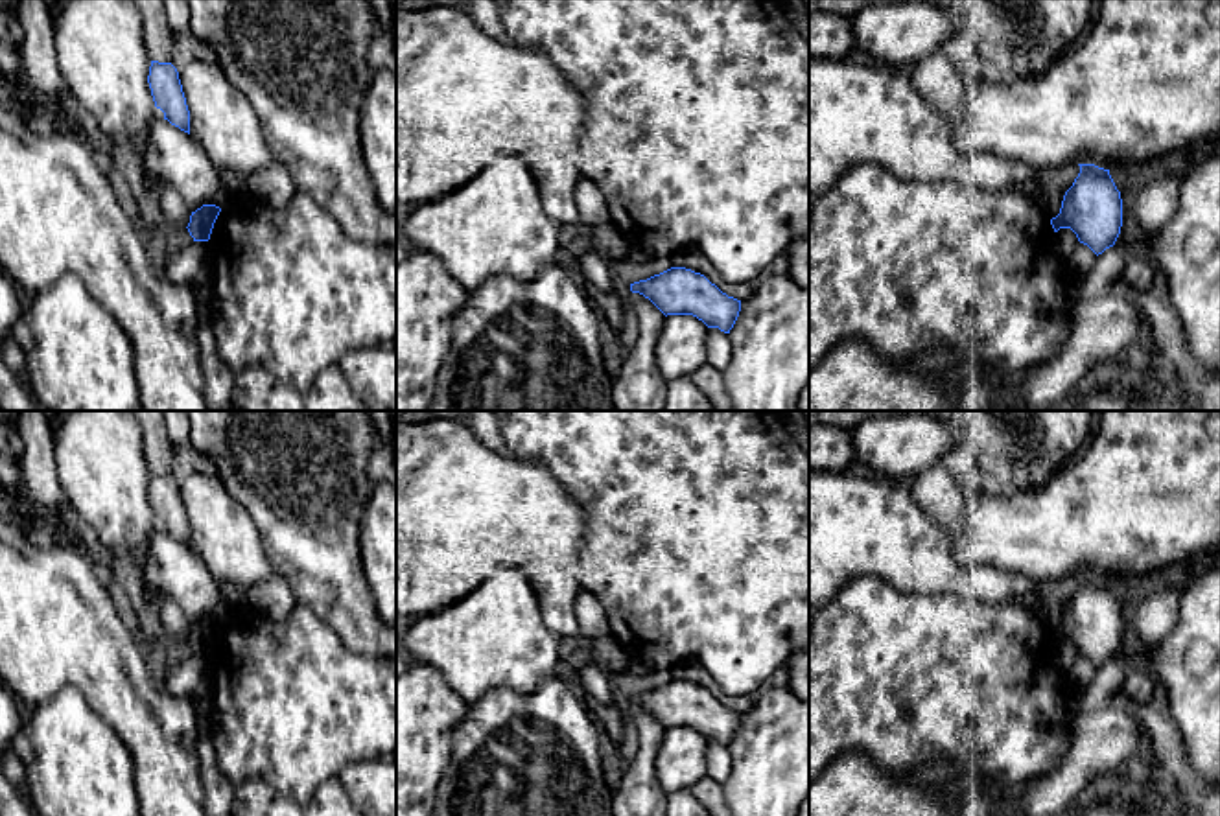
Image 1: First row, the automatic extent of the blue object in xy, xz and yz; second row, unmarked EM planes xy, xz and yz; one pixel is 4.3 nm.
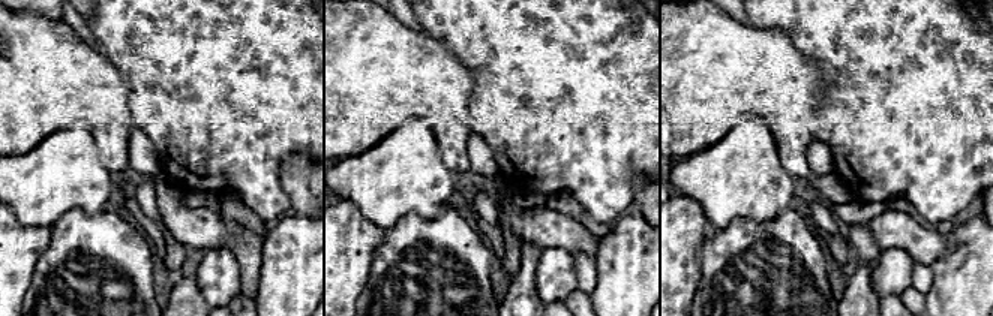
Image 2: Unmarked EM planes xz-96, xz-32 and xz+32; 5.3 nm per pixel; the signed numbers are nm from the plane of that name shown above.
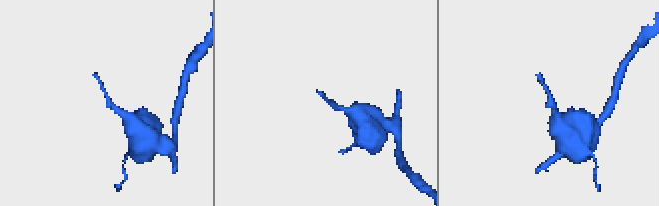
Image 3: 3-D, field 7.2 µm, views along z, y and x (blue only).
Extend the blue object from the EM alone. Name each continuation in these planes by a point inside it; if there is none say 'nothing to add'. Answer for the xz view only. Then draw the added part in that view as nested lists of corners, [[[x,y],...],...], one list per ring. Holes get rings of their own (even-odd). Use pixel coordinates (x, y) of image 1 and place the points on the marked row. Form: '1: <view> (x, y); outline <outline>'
nothing to add

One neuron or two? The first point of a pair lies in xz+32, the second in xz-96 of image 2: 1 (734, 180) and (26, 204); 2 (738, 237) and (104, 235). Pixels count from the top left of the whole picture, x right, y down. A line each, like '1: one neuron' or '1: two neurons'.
1: one neuron
2: one neuron

